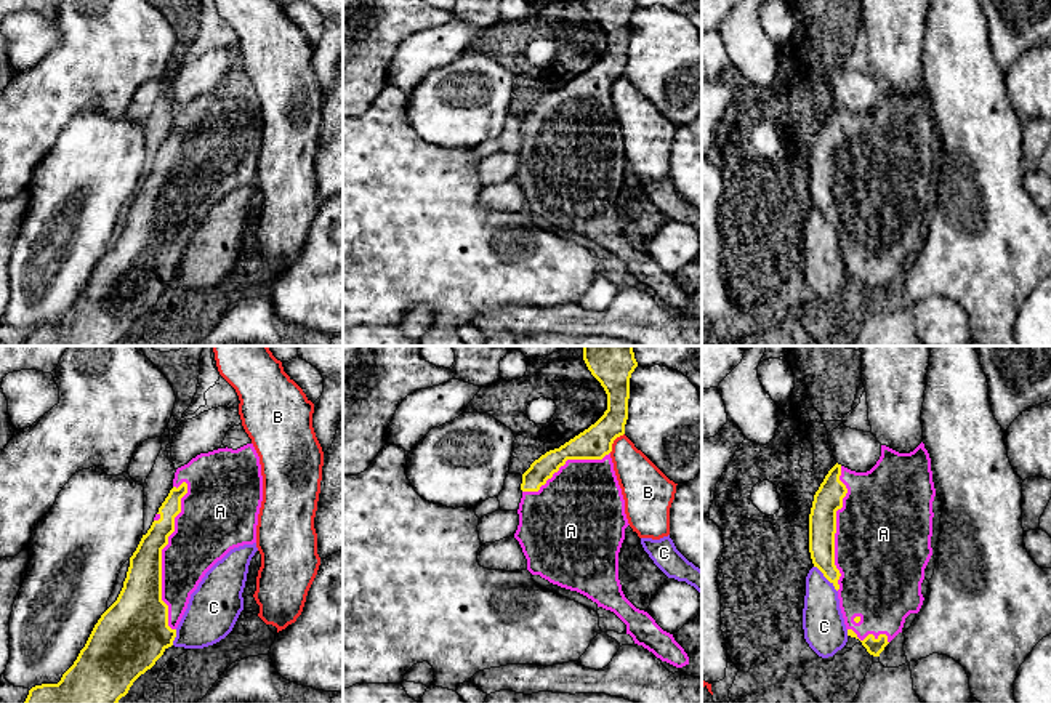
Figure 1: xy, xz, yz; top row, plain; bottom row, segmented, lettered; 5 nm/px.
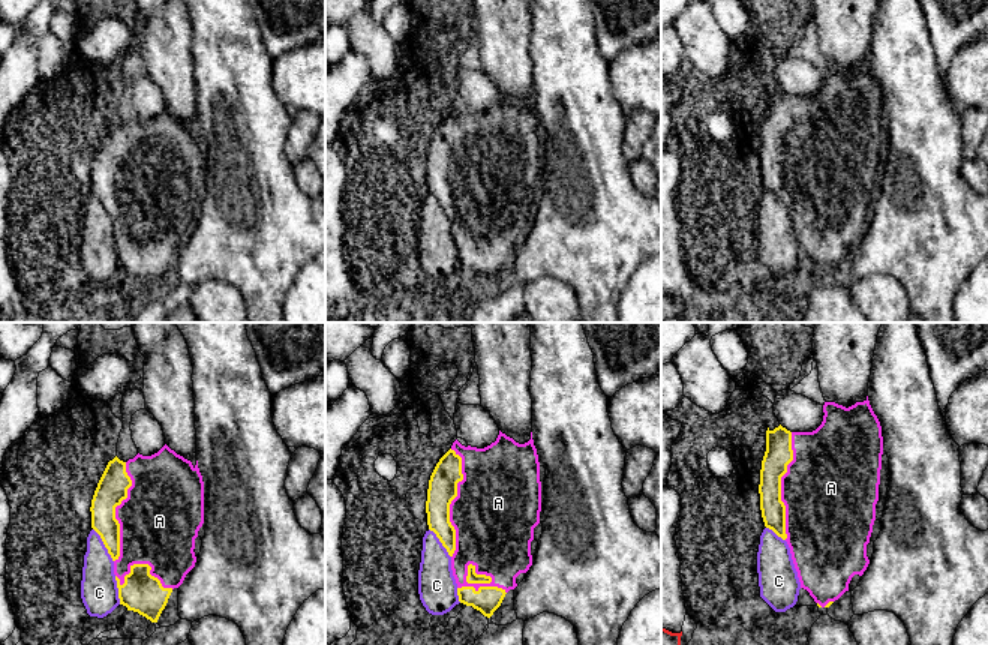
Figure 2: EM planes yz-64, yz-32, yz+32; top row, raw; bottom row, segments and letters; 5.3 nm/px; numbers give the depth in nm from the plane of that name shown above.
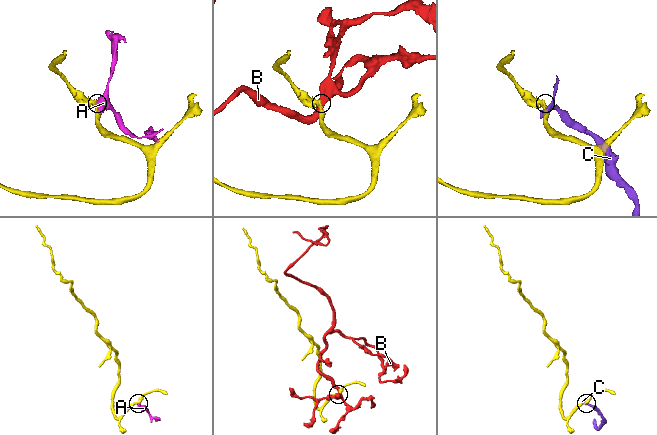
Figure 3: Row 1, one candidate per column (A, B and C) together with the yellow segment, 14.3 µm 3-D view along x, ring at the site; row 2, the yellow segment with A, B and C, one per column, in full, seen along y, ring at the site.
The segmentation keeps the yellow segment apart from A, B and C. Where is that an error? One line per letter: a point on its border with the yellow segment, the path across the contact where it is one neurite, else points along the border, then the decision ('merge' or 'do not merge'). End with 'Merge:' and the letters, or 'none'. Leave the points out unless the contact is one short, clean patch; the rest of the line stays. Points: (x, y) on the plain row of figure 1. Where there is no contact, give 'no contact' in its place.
A: xy (161, 197) | merge
B: xz (612, 84) | do not merge
C: yz (825, 218) | do not merge
Merge: A

